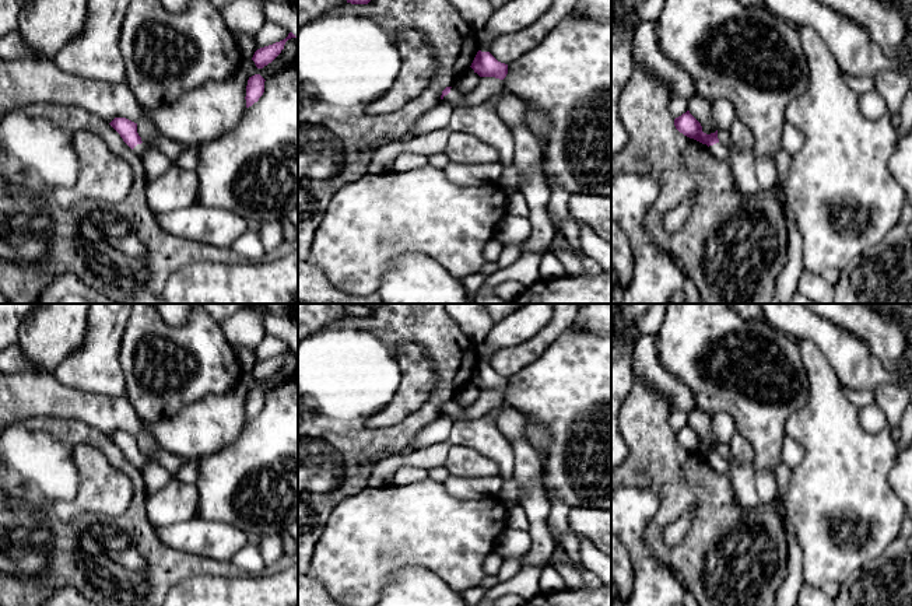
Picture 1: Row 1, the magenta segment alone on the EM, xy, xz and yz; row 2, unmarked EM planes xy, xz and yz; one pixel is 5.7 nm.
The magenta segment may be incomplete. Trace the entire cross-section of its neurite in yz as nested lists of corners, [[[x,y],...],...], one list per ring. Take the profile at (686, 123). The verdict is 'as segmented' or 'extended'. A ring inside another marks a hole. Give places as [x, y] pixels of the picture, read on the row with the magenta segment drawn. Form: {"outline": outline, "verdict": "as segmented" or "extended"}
{"outline": [[[687,111],[681,116],[674,119],[676,129],[684,136],[694,139],[702,144],[706,144],[709,151],[723,162],[730,165],[730,157],[727,146],[723,146],[718,139],[718,130],[706,134],[702,132],[701,123]]], "verdict": "extended"}

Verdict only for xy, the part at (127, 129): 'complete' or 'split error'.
split error

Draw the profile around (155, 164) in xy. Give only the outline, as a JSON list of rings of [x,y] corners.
[[[150,148],[143,157],[141,164],[145,174],[145,181],[150,182],[162,176],[169,167],[172,165],[172,160],[169,160],[165,154],[162,154],[157,148]]]

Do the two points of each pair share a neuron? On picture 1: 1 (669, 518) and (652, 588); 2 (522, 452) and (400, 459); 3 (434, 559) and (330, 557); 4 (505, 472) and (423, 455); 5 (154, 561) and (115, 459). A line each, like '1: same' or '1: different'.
1: different
2: different
3: same
4: same
5: same

